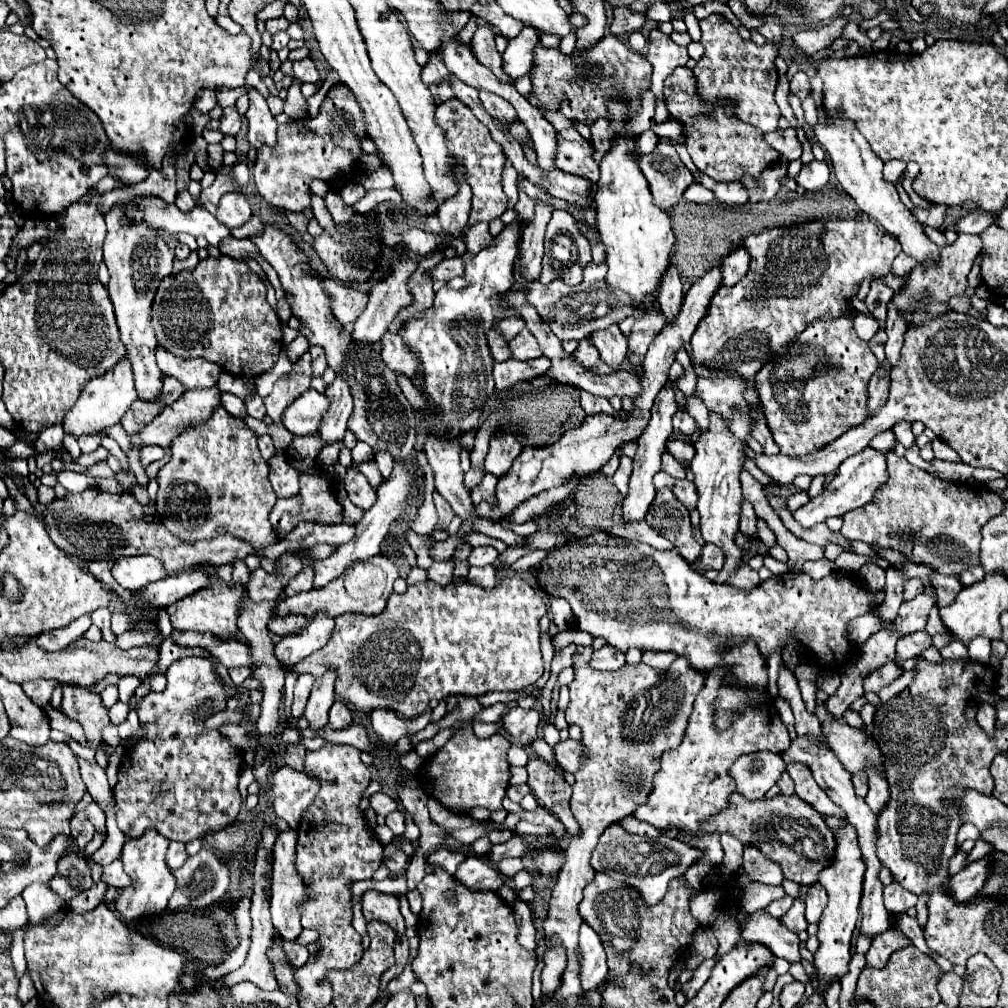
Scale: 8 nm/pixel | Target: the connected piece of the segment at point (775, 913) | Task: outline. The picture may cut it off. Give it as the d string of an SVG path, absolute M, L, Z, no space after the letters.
M784 895L782 899L778 899L778 901L770 903L770 905L766 907L766 911L768 911L772 917L776 917L776 919L778 919L778 917L782 917L782 915L784 915L784 913L790 909L792 901L794 901L794 899L792 899L790 895Z

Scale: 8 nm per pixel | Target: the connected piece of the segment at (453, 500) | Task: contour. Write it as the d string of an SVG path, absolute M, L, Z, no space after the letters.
M426 437L424 453L428 457L428 465L434 471L436 491L450 503L454 513L466 521L472 513L470 495L462 483L464 471L460 469L460 445L456 441L440 441L434 437Z

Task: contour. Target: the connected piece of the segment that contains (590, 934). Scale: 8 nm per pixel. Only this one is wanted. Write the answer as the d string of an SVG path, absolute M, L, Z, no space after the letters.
M582 923L580 927L580 967L584 991L598 987L608 975L606 949L598 933L588 923Z

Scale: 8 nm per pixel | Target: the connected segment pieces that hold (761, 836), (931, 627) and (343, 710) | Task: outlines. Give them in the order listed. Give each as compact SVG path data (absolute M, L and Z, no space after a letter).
M734 793L732 805L728 813L720 813L720 817L712 817L708 821L708 833L732 833L744 845L758 845L758 849L780 865L786 879L796 881L798 885L814 885L818 883L818 873L834 863L836 839L828 829L824 817L806 801L796 795L776 795L772 799L754 799L748 801L744 795Z
M934 607L932 613L928 615L928 625L926 625L926 629L928 629L928 633L932 633L932 645L938 647L938 649L946 647L946 645L952 641L952 637L954 637L952 633L948 633L946 625L942 623L942 617L940 617L940 613L938 613L938 607Z
M336 701L332 707L330 707L330 715L328 715L330 719L328 719L328 727L330 729L346 729L348 725L350 725L350 721L352 721L352 713L350 713L350 709L344 705L344 703L340 703L340 701Z

